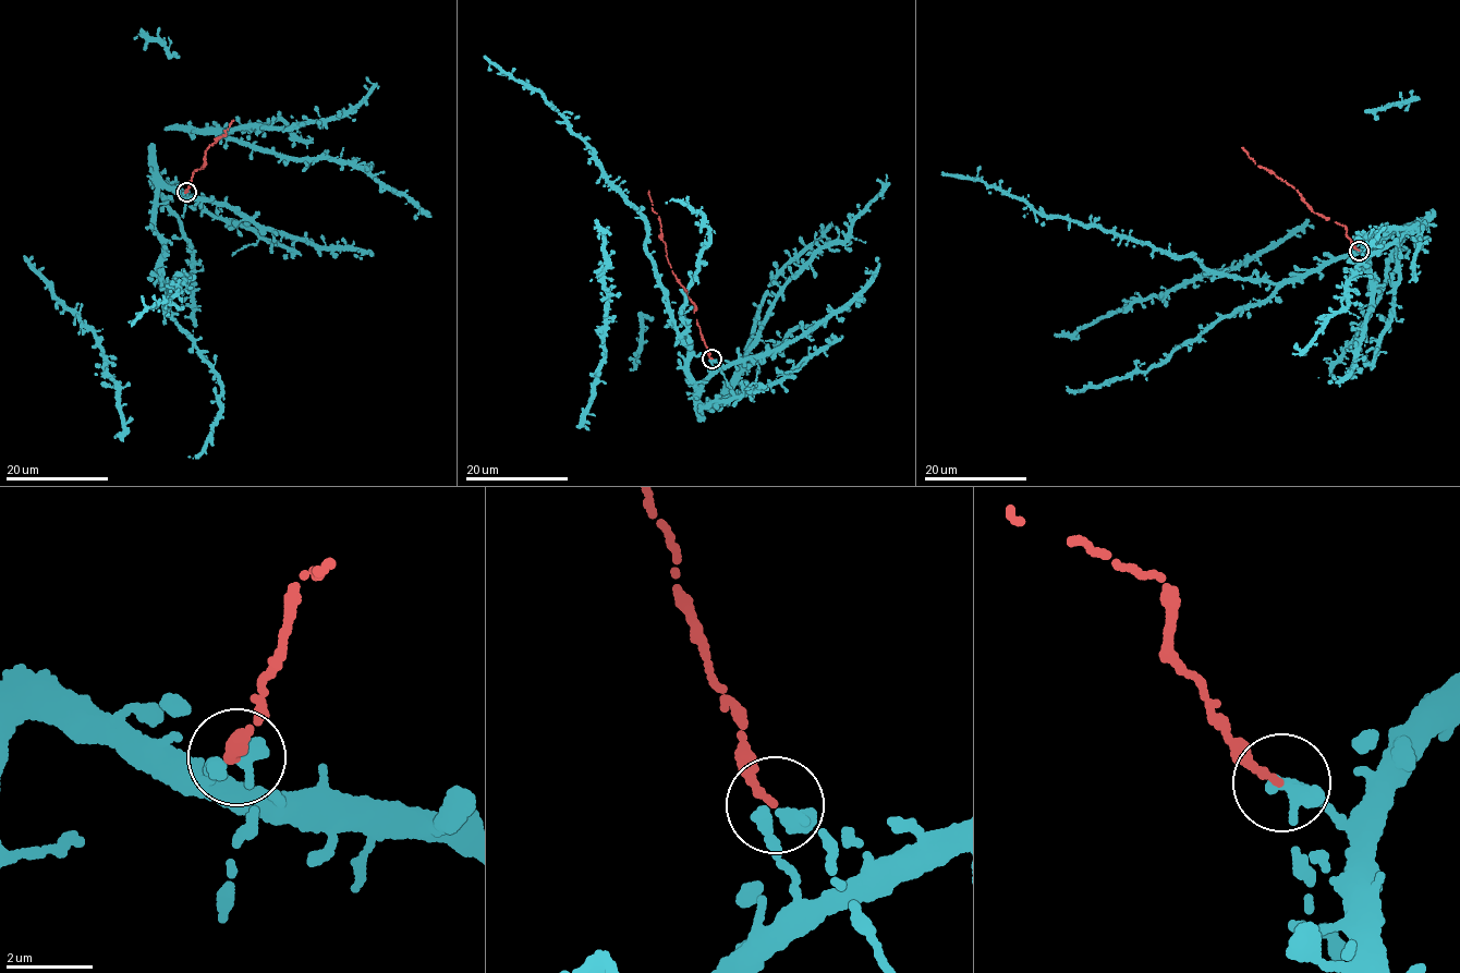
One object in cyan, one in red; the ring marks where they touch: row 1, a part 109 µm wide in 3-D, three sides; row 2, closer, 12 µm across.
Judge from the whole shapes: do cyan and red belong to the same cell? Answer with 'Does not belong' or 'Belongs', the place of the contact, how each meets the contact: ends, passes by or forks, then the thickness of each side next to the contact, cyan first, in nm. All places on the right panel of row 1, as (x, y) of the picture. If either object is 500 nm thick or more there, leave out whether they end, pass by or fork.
Belongs. Place: (1359, 251). At the ring cyan passes by. At the ring red ends. Thickness 340 nm (cyan) against 200 nm

